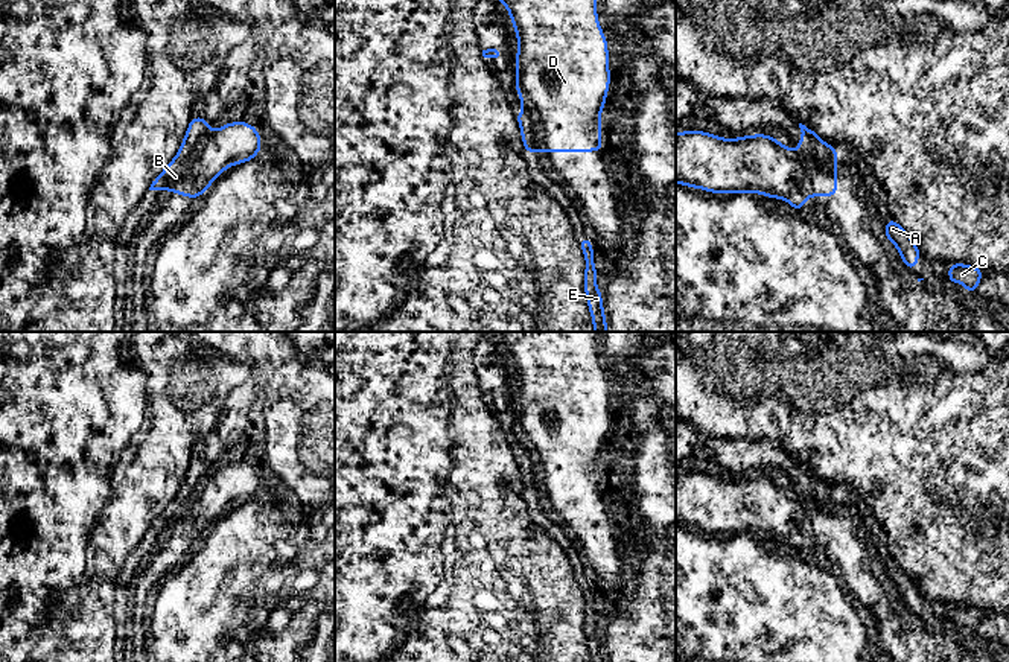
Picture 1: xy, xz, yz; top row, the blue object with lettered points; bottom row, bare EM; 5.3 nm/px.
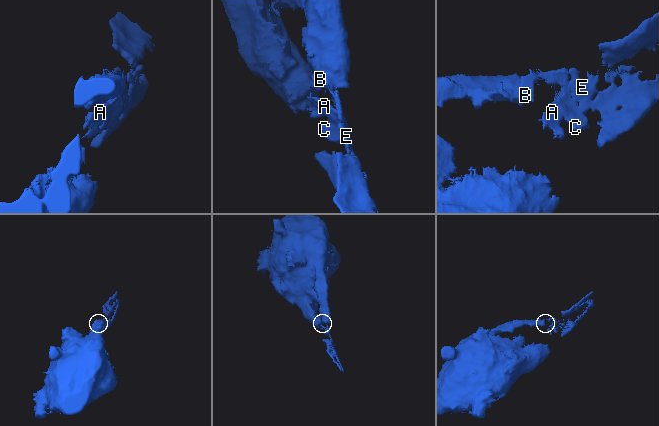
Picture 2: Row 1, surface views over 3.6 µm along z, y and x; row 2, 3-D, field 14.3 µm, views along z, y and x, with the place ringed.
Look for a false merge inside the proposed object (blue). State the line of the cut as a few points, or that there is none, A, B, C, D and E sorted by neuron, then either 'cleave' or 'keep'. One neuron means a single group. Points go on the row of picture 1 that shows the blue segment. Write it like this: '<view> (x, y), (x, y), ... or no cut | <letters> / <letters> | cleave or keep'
xy (209, 133), (194, 148), (183, 148), (178, 152) | A C E / B D | cleave

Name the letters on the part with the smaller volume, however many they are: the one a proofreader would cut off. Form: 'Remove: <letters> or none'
Remove: A, C, E

